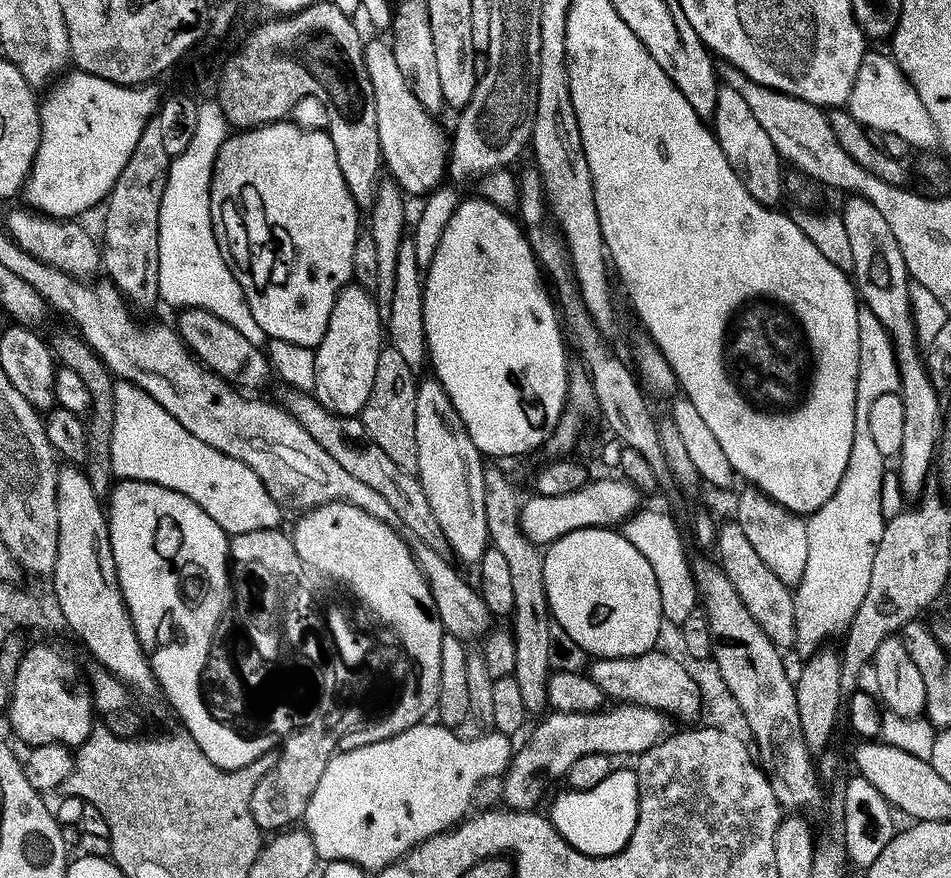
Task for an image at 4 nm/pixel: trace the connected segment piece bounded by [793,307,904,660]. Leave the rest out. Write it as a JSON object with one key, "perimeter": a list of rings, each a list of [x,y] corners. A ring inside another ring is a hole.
{"perimeter":[[[861,307],[858,311],[858,378],[856,379],[856,397],[854,398],[854,442],[850,442],[850,462],[842,474],[842,482],[838,482],[838,490],[818,510],[808,517],[806,526],[806,560],[805,572],[800,583],[793,591],[794,618],[796,638],[794,650],[802,658],[808,659],[821,649],[821,644],[828,636],[845,631],[854,614],[860,608],[869,590],[870,573],[873,569],[874,555],[877,554],[878,542],[882,542],[882,534],[886,521],[894,519],[904,508],[904,495],[901,490],[899,471],[892,468],[884,473],[886,457],[874,443],[870,434],[870,406],[874,398],[881,394],[890,394],[900,386],[900,367],[896,364],[896,349],[887,330],[878,322],[878,318],[869,308]]]}

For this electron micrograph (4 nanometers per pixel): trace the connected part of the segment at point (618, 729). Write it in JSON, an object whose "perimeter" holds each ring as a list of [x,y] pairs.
{"perimeter":[[[621,704],[604,706],[595,712],[554,712],[549,711],[541,724],[527,733],[528,741],[515,749],[512,763],[503,773],[504,800],[509,809],[527,812],[537,807],[536,803],[544,796],[551,780],[567,777],[570,766],[582,758],[582,754],[606,754],[635,757],[650,750],[669,731],[669,717],[665,713],[638,706]]]}

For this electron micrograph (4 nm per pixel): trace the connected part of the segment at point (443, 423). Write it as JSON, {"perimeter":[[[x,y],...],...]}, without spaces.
{"perimeter":[[[435,378],[421,379],[416,386],[416,441],[418,466],[415,473],[422,482],[422,490],[426,490],[426,498],[430,498],[430,510],[434,510],[438,526],[442,526],[451,555],[461,565],[479,565],[490,547],[484,501],[486,464],[458,410],[454,410],[454,402],[450,402],[446,390]]]}

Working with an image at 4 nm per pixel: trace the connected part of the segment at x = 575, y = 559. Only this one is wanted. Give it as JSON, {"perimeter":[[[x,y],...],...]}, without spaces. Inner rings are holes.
{"perimeter":[[[611,527],[574,530],[543,553],[551,619],[592,658],[622,658],[653,651],[662,617],[660,591],[650,562]]]}

